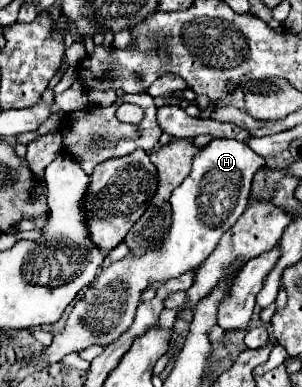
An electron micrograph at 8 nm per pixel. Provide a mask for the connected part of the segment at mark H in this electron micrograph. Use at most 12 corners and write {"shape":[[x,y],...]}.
{"shape":[[212,138],[170,198],[162,244],[102,270],[64,332],[18,368],[108,346],[140,292],[200,266],[264,160]]}

